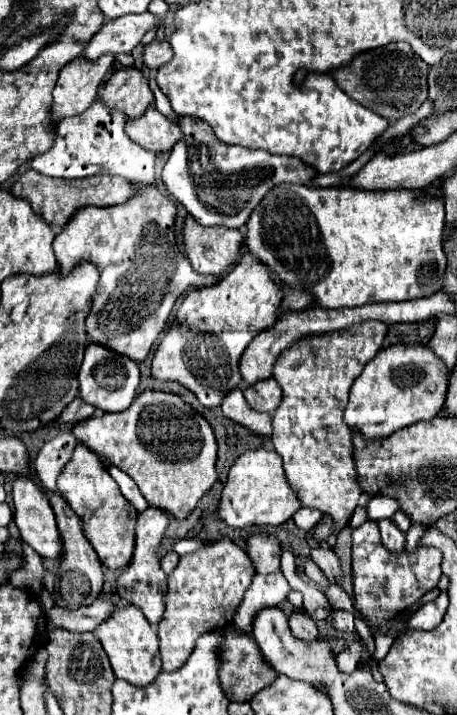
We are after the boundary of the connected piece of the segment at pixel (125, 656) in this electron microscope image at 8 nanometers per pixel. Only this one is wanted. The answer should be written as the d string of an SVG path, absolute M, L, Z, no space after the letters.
M117 605L115 611L111 613L111 617L105 619L101 623L101 627L97 627L93 631L93 635L101 641L117 677L121 677L121 679L125 679L137 687L143 687L143 685L149 685L161 673L157 633L149 625L149 621L145 619L145 615L141 613L139 607Z

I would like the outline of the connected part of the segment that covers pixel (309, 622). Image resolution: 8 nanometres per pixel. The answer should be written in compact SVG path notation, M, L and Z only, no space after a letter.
M293 609L289 613L289 627L295 637L305 639L305 641L313 641L319 635L315 621L303 609Z

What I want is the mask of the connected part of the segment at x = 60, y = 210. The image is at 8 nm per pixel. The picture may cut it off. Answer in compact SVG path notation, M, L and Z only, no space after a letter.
M29 169L23 173L17 183L11 187L11 193L27 199L37 213L43 215L43 219L49 225L67 225L73 213L77 213L81 207L87 205L117 205L117 203L127 203L135 193L139 191L137 183L113 177L113 175L93 175L89 179L49 179L45 175L37 175L37 171Z

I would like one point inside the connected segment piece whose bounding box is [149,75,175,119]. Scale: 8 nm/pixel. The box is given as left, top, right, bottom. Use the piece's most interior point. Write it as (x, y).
(162, 103)

